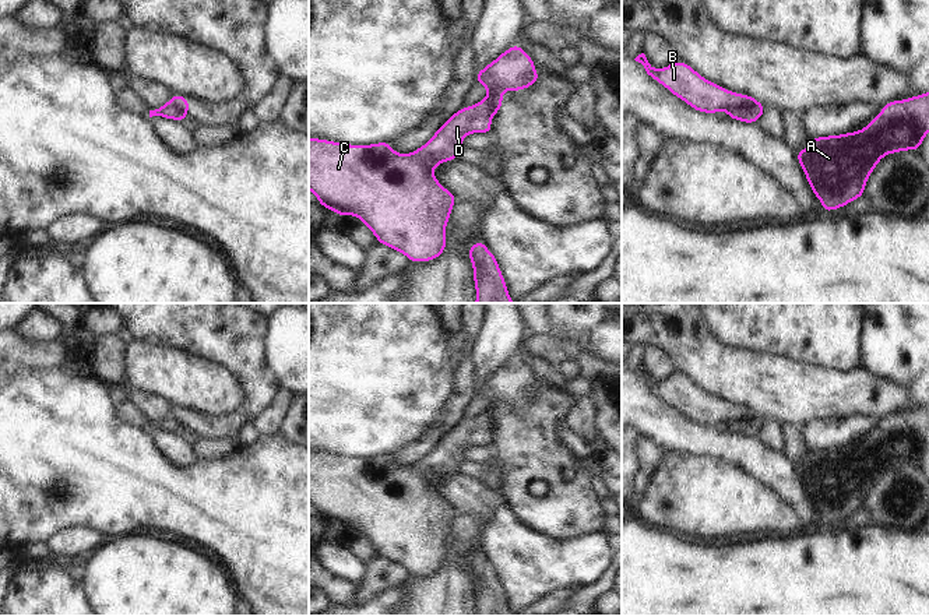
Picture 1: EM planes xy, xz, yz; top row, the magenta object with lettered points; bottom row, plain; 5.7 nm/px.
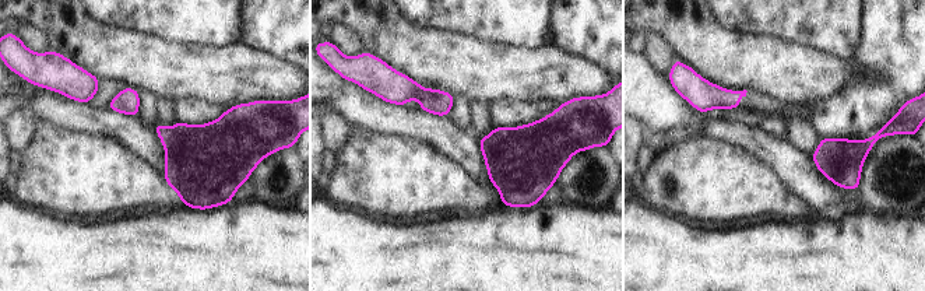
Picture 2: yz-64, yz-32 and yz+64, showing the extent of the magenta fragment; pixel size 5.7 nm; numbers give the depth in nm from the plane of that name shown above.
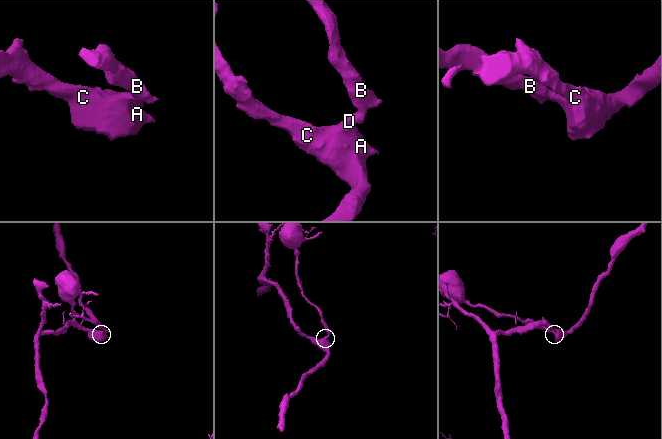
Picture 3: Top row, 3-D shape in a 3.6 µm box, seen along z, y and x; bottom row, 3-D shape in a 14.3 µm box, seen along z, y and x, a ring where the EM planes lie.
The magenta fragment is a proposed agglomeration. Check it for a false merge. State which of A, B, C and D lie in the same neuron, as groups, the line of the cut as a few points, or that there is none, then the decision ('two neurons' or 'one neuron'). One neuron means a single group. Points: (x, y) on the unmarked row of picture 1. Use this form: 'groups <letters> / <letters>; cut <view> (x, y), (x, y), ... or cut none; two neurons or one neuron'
groups A C D / B; cut yz (757, 415), (729, 425); two neurons

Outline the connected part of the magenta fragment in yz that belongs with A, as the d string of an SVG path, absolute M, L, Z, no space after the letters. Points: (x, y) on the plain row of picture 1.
M929 404L901 413L890 413L883 423L862 443L838 448L812 450L803 464L793 465L806 493L821 514L823 525L842 521L861 511L870 486L887 467L919 464L929 446Z

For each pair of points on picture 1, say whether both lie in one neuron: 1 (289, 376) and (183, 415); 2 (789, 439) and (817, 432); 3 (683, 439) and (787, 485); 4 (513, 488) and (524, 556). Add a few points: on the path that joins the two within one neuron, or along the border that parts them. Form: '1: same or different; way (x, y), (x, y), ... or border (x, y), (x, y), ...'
1: different; border (264, 349), (267, 366), (281, 387)
2: different; border (802, 426), (805, 443), (810, 450)
3: same; way (708, 442), (746, 451), (762, 463)
4: different; border (502, 496), (521, 521), (546, 538)

